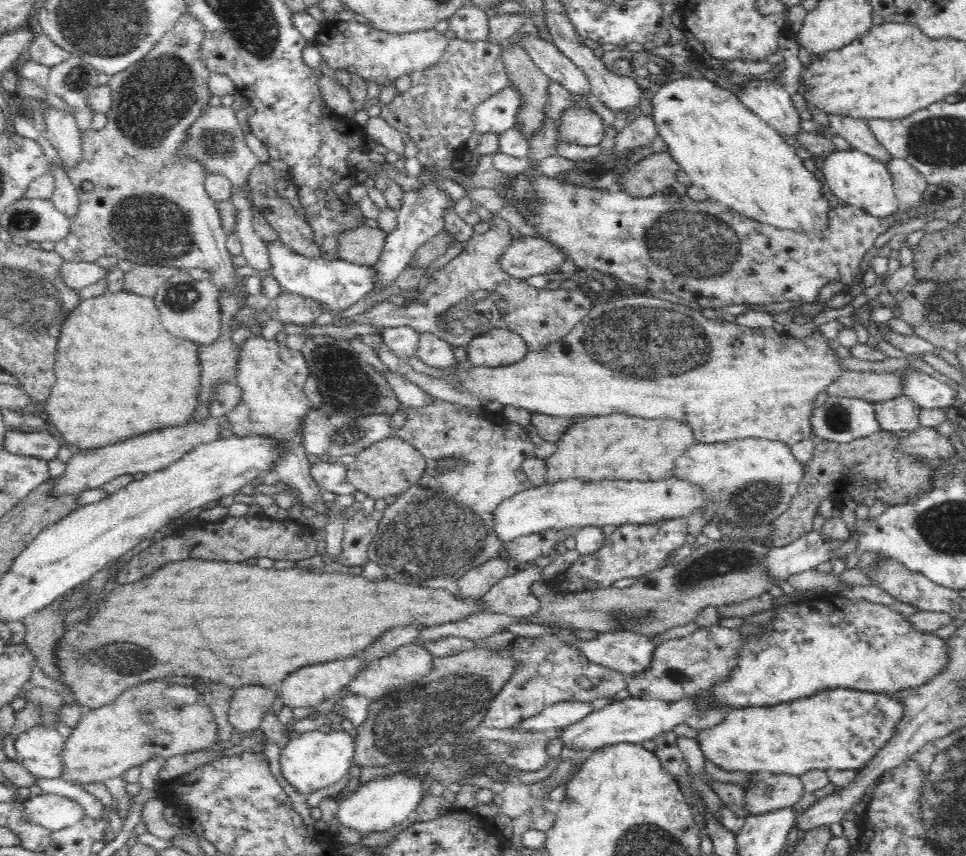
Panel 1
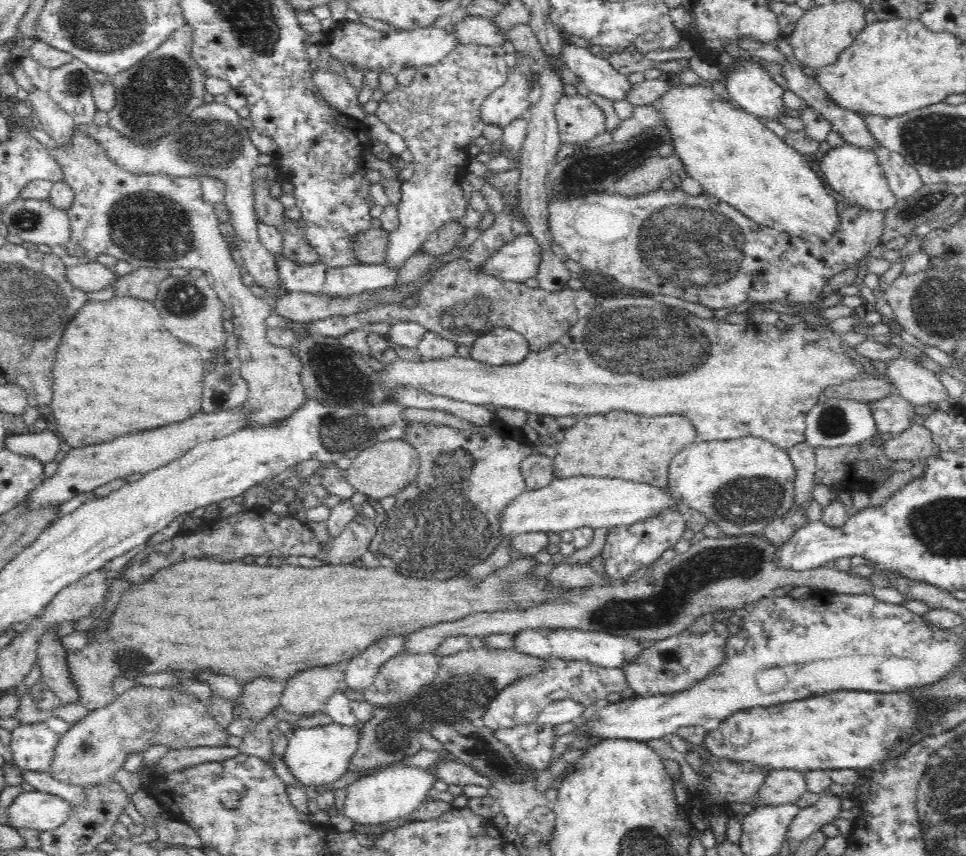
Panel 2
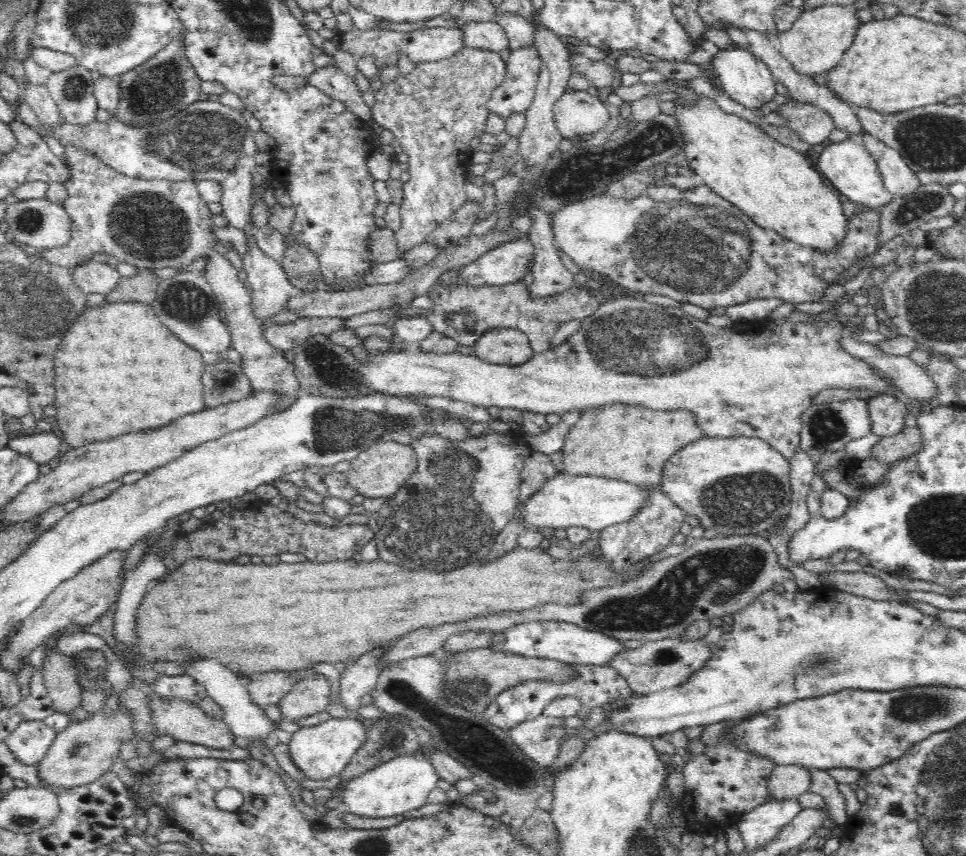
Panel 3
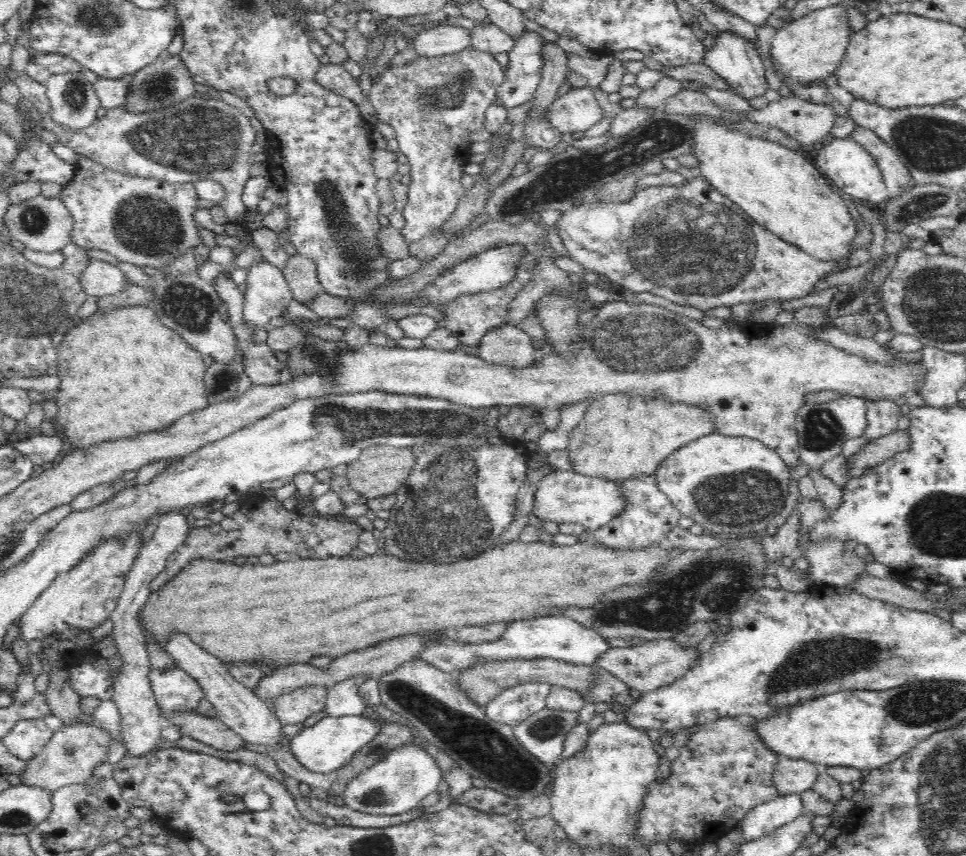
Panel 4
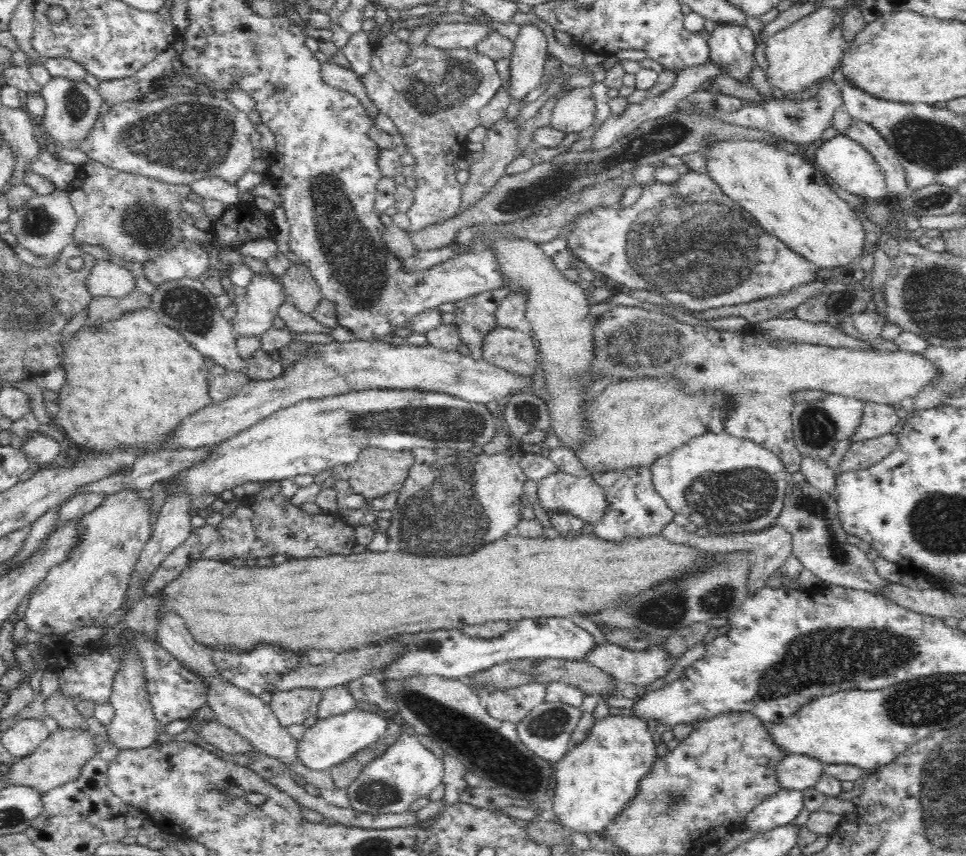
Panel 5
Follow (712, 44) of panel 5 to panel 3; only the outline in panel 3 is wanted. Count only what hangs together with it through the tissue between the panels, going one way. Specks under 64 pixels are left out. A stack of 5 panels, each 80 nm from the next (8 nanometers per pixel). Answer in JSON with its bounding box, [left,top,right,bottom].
[709,43,778,113]

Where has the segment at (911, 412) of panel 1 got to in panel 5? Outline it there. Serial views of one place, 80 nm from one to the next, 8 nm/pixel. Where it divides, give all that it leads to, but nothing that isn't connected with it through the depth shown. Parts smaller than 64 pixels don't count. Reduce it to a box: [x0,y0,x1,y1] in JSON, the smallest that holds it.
[850,402,902,442]

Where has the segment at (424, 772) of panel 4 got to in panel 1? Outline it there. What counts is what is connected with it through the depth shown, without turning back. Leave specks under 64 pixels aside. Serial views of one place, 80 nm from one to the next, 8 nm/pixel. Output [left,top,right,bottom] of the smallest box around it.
[337,773,427,838]

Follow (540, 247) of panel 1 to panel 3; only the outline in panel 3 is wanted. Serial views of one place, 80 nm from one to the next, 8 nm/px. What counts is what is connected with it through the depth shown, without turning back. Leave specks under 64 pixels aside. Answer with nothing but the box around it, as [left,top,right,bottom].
[461,234,535,286]

